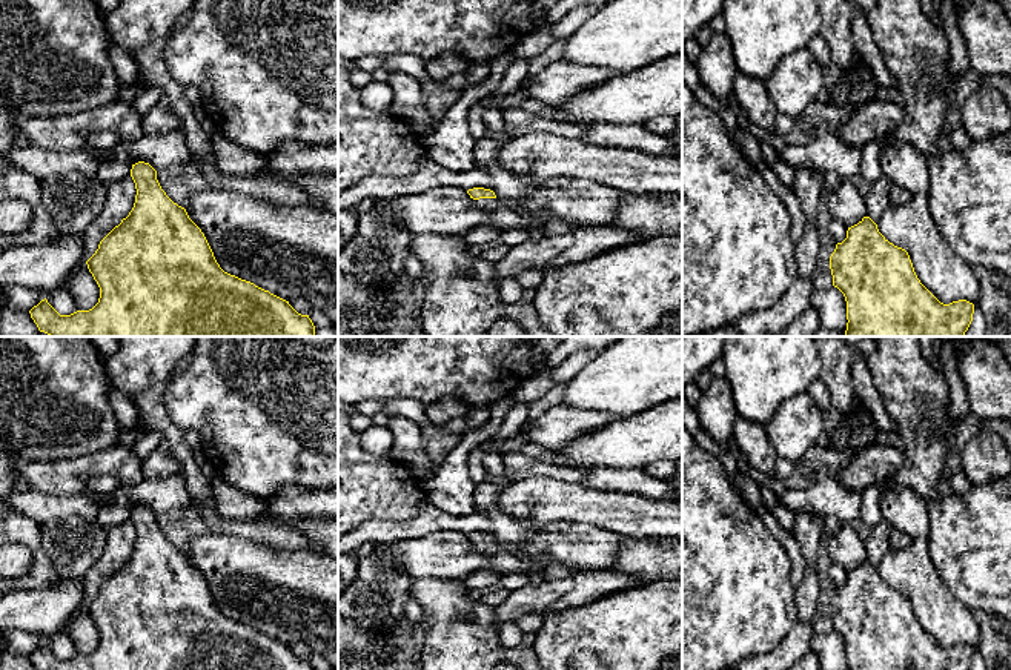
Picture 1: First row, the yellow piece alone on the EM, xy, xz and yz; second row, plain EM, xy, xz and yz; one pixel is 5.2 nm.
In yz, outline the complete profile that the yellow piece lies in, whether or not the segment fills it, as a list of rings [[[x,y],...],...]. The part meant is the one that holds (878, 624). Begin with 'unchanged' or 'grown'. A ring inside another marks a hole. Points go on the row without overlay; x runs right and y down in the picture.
unchanged | [[[870,561],[848,572],[847,582],[836,589],[830,601],[830,613],[833,630],[847,645],[847,670],[970,670],[973,665],[974,648],[966,644],[940,647],[917,622],[908,596],[890,587]]]

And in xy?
unchanged | [[[149,507],[132,509],[131,521],[137,533],[132,555],[100,585],[95,598],[86,605],[100,632],[98,647],[89,655],[60,659],[45,642],[29,655],[37,670],[313,670],[309,659],[298,658],[289,645],[224,616],[201,573],[184,552],[166,539],[157,524],[157,515]]]

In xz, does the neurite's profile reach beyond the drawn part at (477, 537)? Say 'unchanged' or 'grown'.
grown

